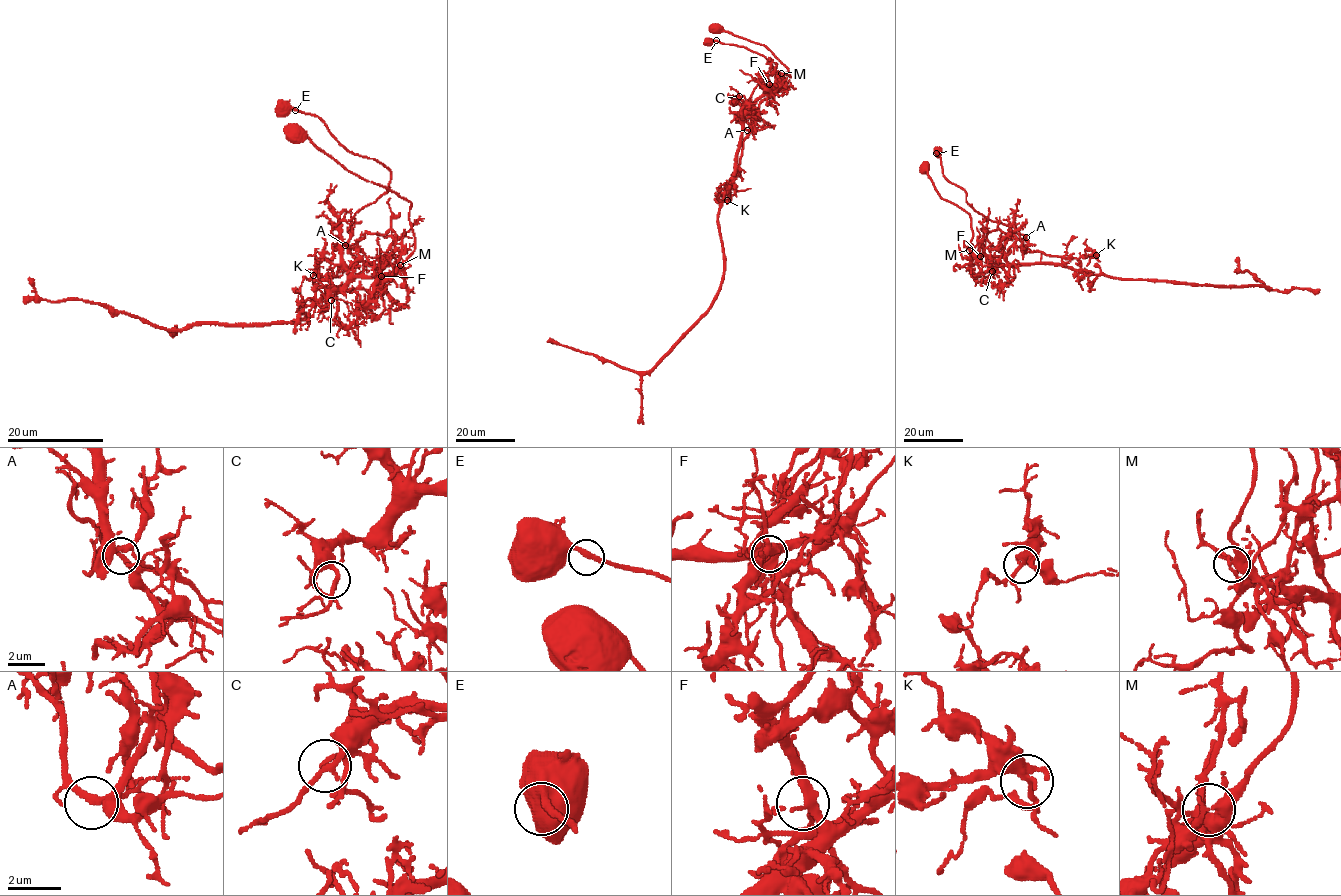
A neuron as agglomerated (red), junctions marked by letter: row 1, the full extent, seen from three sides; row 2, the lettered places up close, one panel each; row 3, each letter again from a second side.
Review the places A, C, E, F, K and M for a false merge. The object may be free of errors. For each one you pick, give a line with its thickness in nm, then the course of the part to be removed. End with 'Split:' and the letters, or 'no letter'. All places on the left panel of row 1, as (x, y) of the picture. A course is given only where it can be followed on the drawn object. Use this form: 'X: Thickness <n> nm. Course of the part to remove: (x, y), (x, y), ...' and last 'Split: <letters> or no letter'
M: Thickness 240 nm. Course of the part to remove: (400, 265), (390, 236), (366, 233), (349, 248), (333, 234), (388, 188), (390, 172), (317, 116), (275, 109)
Split: M

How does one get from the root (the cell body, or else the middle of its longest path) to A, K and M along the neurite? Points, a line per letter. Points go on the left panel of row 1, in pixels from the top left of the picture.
A: (294, 130), (348, 170), (411, 203), (414, 250), (400, 270), (353, 276), (349, 266), (358, 256), (345, 245)
K: (294, 130), (348, 170), (411, 203), (414, 250), (400, 270), (355, 276), (340, 290), (313, 275)
M: (294, 130), (300, 130), (348, 170), (384, 186), (411, 203), (408, 218), (414, 250), (400, 265)

